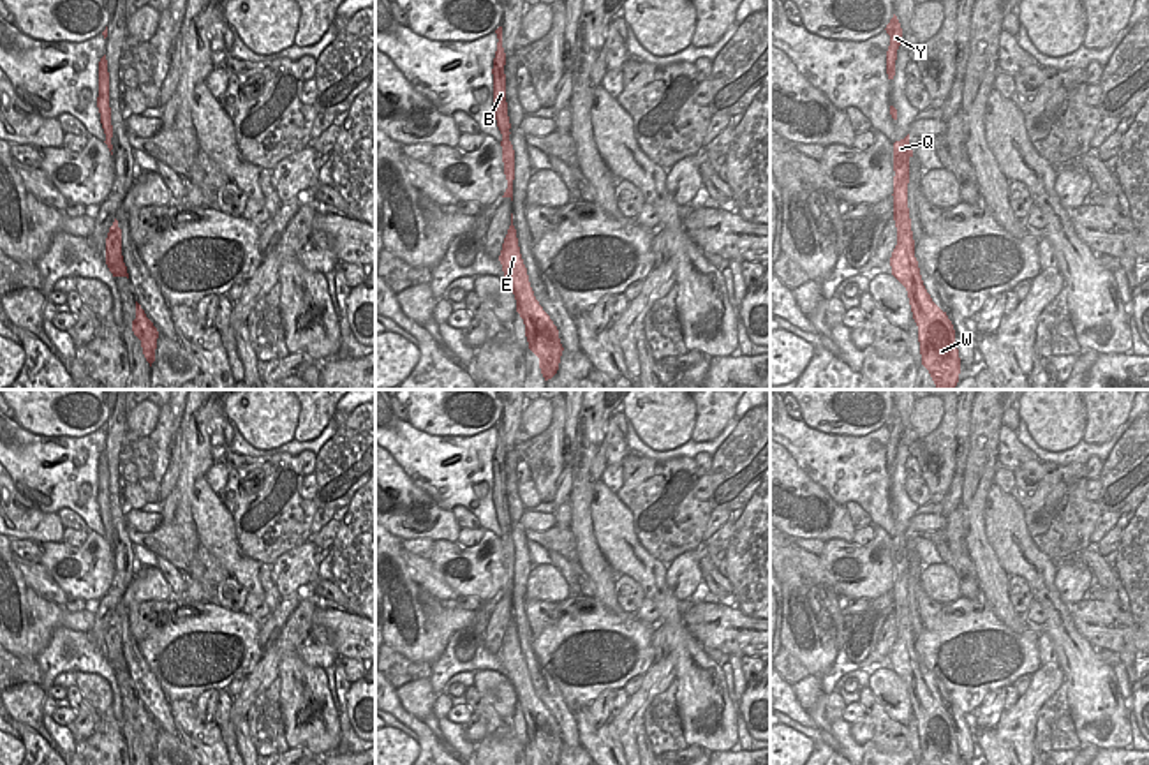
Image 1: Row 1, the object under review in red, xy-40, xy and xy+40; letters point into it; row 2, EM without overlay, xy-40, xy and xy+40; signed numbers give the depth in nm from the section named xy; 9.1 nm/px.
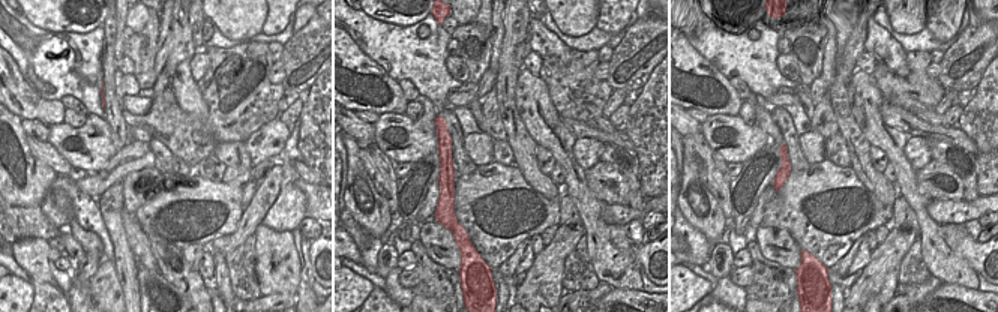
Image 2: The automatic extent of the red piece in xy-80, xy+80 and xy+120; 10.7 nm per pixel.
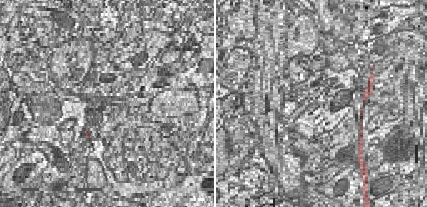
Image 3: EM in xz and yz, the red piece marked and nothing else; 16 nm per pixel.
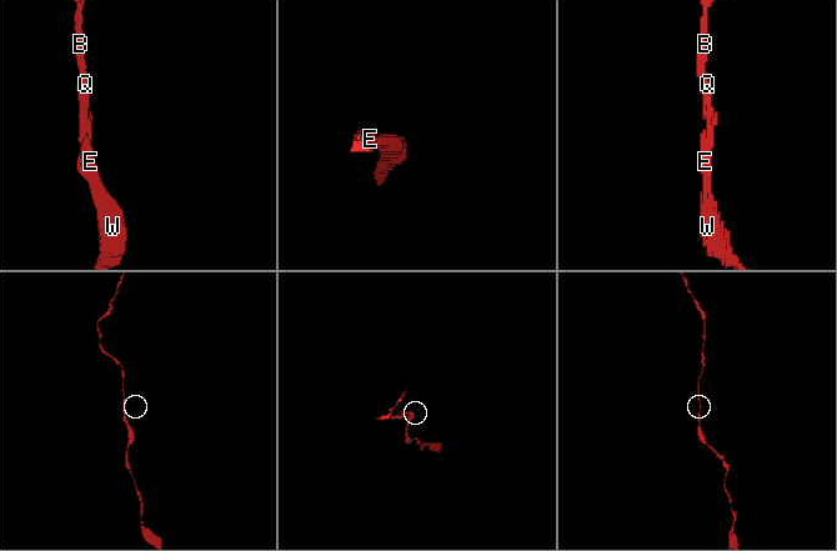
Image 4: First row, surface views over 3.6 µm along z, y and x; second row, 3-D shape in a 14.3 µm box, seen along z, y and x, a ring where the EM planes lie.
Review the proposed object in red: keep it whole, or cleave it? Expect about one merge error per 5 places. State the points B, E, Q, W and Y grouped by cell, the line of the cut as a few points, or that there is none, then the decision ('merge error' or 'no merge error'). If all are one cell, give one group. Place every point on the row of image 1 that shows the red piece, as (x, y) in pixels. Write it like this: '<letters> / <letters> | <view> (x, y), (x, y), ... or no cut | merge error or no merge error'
B E Q W Y | no cut | no merge error

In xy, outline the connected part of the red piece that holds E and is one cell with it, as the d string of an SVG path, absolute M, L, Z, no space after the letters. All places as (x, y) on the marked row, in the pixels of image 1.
M513 213L499 261L502 264L504 282L515 294L516 312L523 319L529 349L539 358L541 374L545 381L548 381L559 370L564 347L557 326L543 310L530 287L527 268L518 247L516 229L513 226Z

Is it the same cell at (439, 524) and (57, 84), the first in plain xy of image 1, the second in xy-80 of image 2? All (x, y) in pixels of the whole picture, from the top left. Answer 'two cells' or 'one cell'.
two cells

